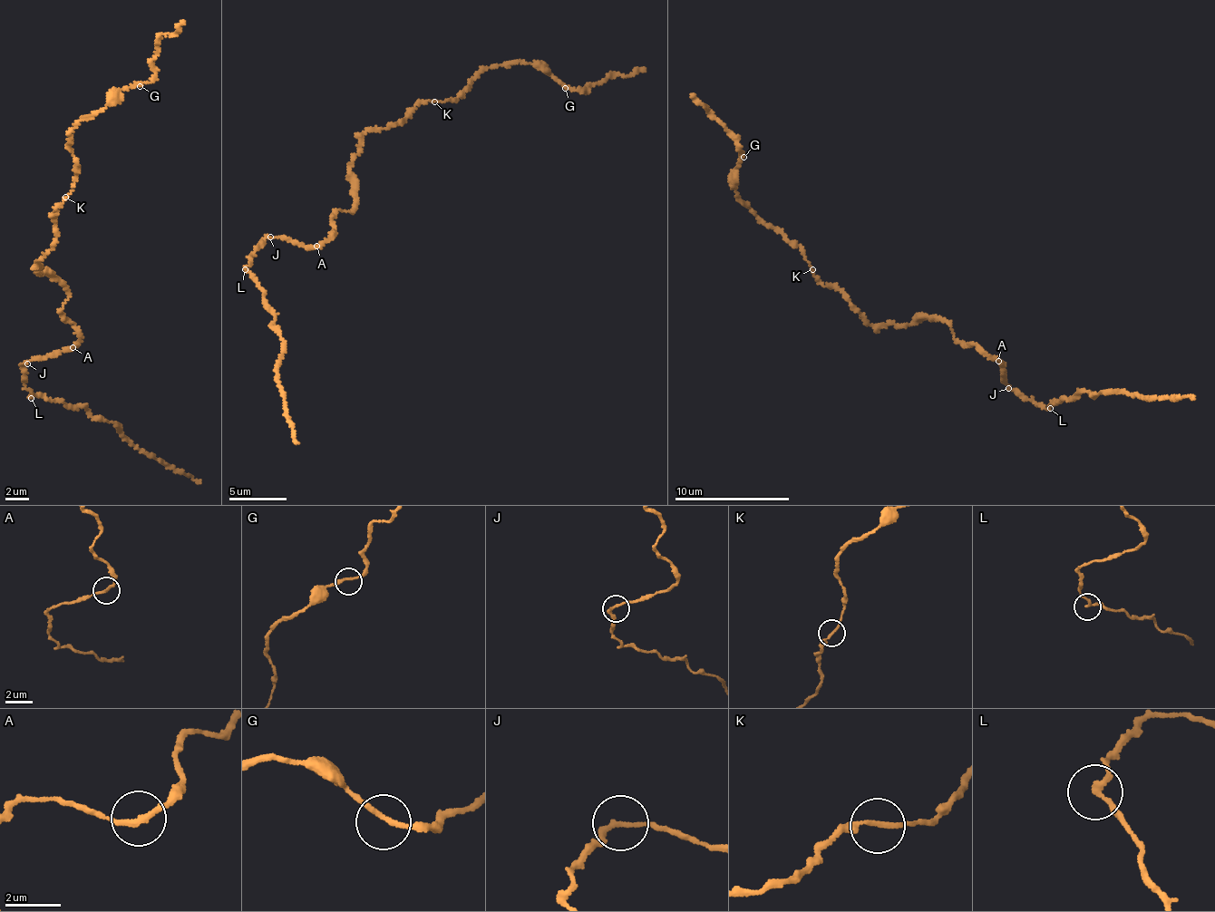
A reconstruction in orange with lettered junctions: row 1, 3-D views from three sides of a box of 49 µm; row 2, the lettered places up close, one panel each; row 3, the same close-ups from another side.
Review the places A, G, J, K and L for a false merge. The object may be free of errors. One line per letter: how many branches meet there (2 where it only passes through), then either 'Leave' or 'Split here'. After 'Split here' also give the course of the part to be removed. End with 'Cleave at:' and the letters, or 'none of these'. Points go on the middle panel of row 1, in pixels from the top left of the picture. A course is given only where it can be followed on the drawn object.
A: Branches: 2. Leave
G: Branches: 2. Leave
J: Branches: 2. Leave
K: Branches: 2. Leave
L: Branches: 2. Split here. Course of the part to remove: (244, 269), (274, 315), (273, 326), (283, 342), (277, 378), (292, 437), (297, 442)
Cleave at: L

